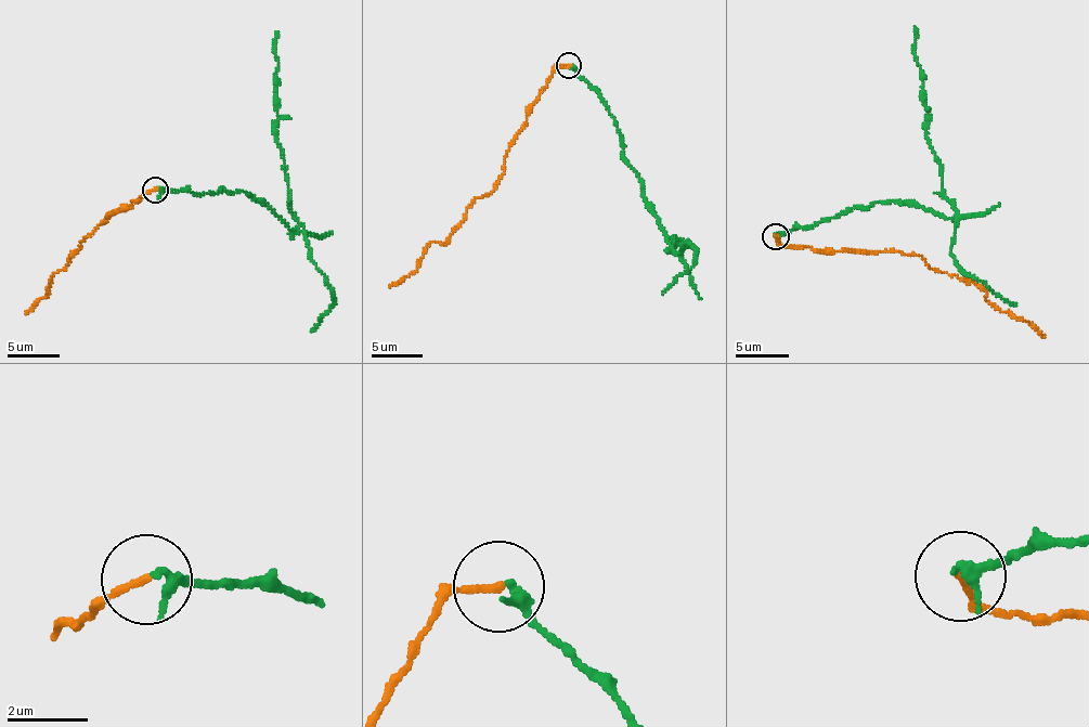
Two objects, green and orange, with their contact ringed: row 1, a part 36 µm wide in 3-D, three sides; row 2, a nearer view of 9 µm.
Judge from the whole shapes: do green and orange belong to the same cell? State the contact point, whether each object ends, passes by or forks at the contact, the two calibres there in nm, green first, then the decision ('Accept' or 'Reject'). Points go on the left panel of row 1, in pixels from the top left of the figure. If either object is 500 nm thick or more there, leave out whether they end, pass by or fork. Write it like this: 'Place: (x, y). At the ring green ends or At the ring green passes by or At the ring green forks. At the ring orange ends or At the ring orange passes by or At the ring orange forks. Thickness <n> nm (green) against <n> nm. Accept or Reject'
Place: (155, 190). At the ring green passes by. At the ring orange ends. Thickness 180 nm (green) against 180 nm. Reject

